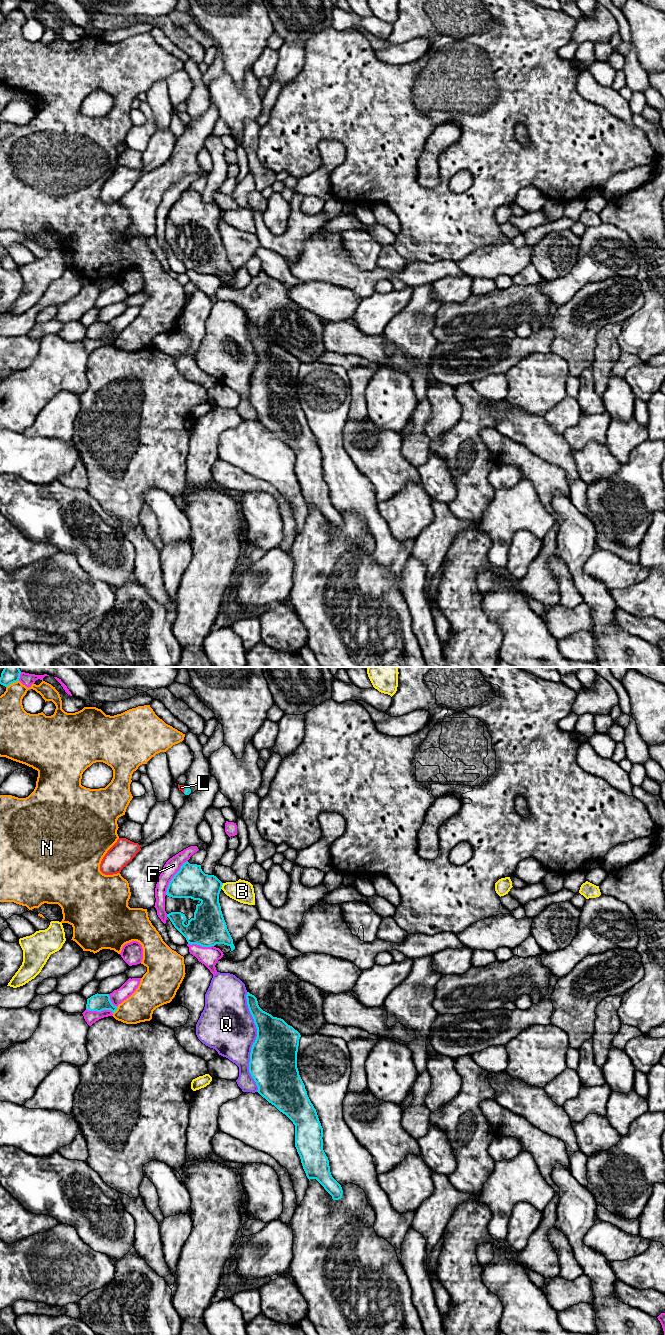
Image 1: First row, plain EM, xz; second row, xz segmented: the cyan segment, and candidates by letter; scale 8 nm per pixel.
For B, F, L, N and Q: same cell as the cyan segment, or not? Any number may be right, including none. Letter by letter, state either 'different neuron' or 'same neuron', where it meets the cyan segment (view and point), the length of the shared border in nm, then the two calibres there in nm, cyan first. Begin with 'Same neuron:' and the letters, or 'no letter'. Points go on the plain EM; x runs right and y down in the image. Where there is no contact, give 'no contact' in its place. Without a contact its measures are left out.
Same neuron: L
B: different neuron | xz (221, 214) | 50 nm | 260/180 nm
F: different neuron | xz (173, 205) | 340 nm | 260/120 nm
L: same neuron | xz (185, 117) | 60 nm | 60/50 nm
N: different neuron | xz (116, 337) | 80 nm | 140/240 nm
Q: different neuron | xz (254, 370) | 800 nm | 380/420 nm

